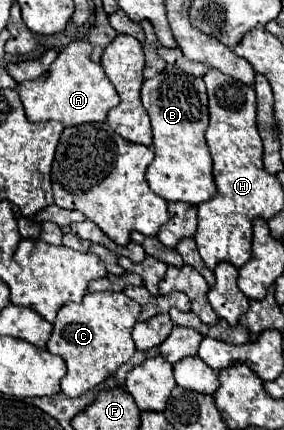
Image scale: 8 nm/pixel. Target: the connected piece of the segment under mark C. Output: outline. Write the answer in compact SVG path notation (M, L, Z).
M85 293L81 303L67 303L59 309L57 321L53 323L53 333L47 343L47 351L53 355L59 355L67 363L67 375L61 379L61 391L67 397L79 397L105 381L109 375L113 375L123 363L127 363L135 353L135 343L131 339L131 329L137 323L139 317L139 303L129 299L125 293Z

